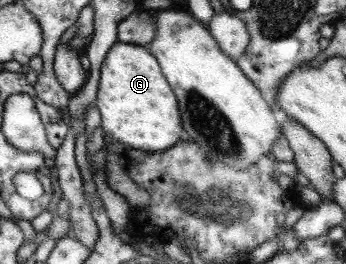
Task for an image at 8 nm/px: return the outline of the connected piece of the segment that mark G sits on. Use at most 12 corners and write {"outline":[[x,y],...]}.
{"outline":[[116,41],[94,105],[106,141],[153,153],[183,138],[146,47]]}

